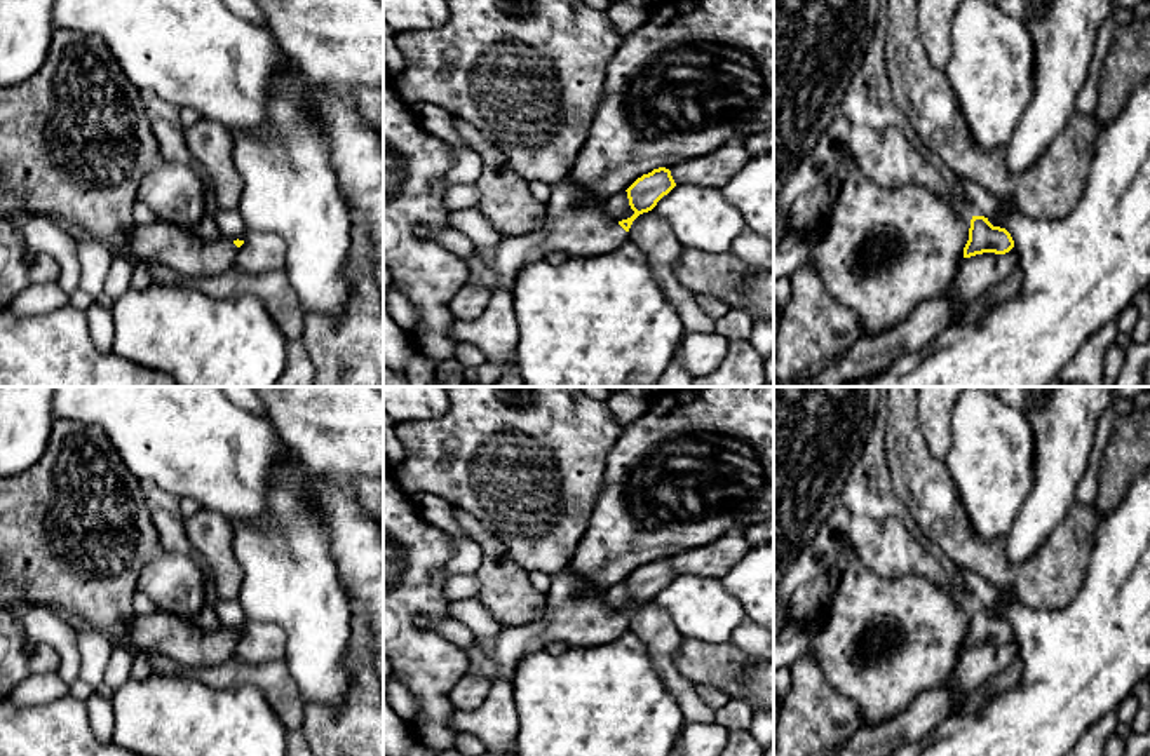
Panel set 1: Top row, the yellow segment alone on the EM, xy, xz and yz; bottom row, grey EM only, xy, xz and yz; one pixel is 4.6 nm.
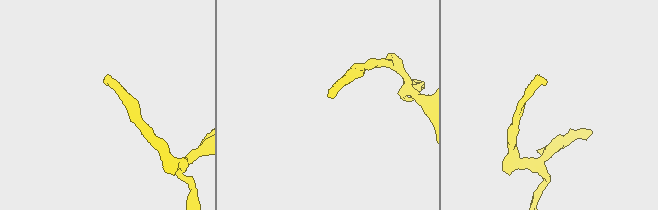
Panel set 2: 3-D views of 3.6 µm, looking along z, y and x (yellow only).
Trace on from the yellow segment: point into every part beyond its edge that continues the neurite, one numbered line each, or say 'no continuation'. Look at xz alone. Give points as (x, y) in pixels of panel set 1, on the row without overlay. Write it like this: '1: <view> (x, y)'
1: xz (577, 614)

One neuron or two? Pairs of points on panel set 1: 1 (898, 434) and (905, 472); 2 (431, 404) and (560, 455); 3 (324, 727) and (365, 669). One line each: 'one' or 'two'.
1: one
2: two
3: one

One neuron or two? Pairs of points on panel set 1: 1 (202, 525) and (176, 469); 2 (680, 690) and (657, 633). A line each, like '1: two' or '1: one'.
1: two
2: one

